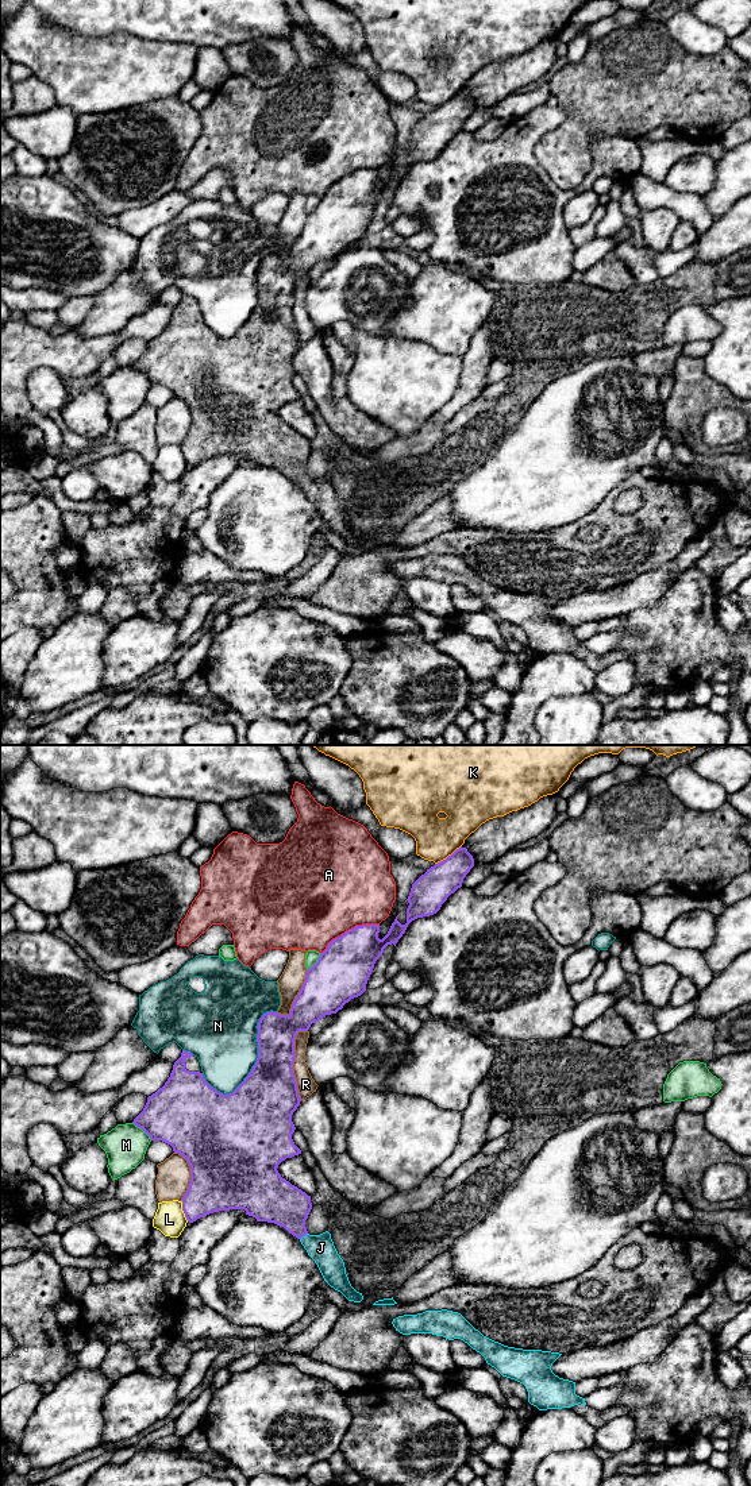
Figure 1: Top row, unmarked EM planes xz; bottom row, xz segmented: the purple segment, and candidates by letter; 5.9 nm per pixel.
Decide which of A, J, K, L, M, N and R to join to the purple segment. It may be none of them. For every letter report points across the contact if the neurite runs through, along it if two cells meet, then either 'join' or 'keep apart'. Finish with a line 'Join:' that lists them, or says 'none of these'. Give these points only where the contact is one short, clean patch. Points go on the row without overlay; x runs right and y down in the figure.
A: keep apart
J: way xz (278, 446), (292, 459), (303, 479), (311, 487), (320, 491); join
K: keep apart
L: keep apart
M: keep apart
N: keep apart
R: keep apart
Join: J

